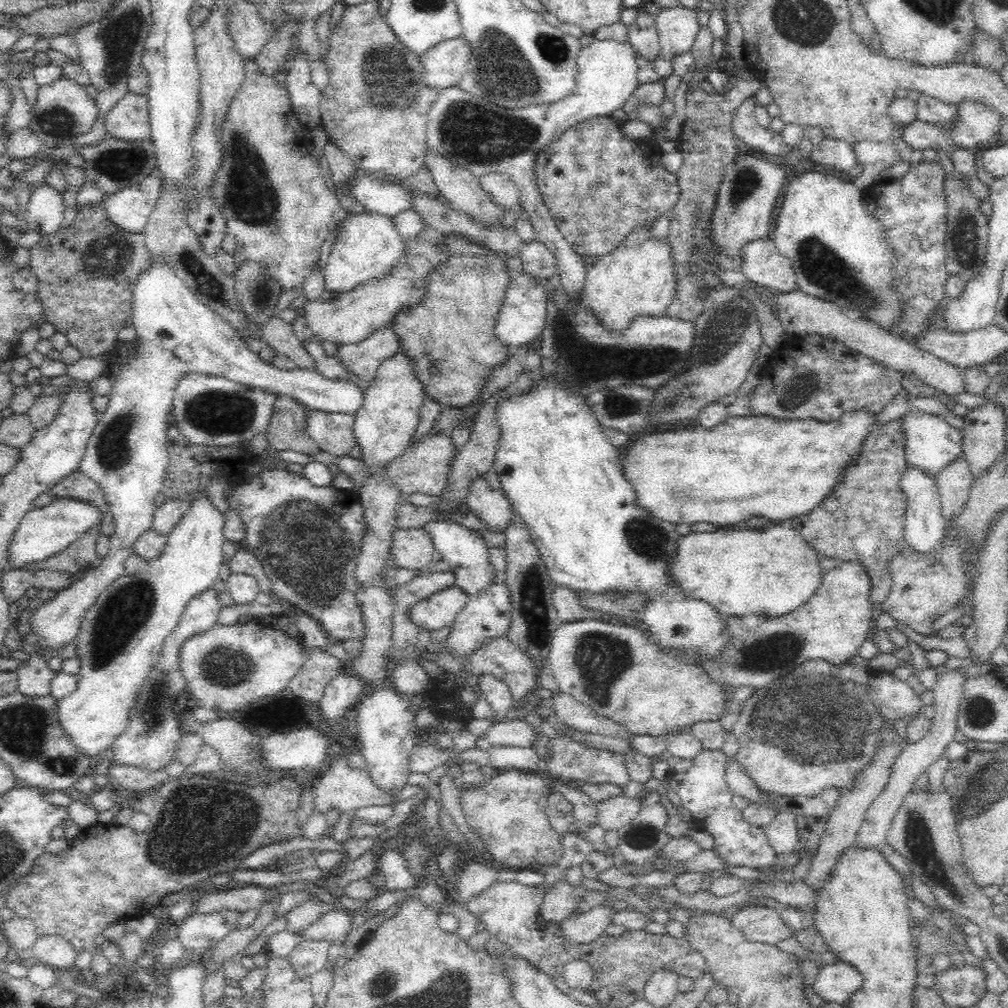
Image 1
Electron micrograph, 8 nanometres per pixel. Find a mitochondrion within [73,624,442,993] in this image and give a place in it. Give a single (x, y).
(200, 823)

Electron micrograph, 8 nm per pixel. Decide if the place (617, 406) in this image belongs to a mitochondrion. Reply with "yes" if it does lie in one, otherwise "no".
yes

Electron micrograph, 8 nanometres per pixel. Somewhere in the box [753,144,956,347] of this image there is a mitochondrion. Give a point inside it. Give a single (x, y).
(821, 268)

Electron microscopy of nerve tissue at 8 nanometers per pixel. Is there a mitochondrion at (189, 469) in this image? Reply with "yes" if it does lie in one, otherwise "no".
yes

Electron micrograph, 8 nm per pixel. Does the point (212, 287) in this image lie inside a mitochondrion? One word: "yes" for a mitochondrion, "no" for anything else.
yes

